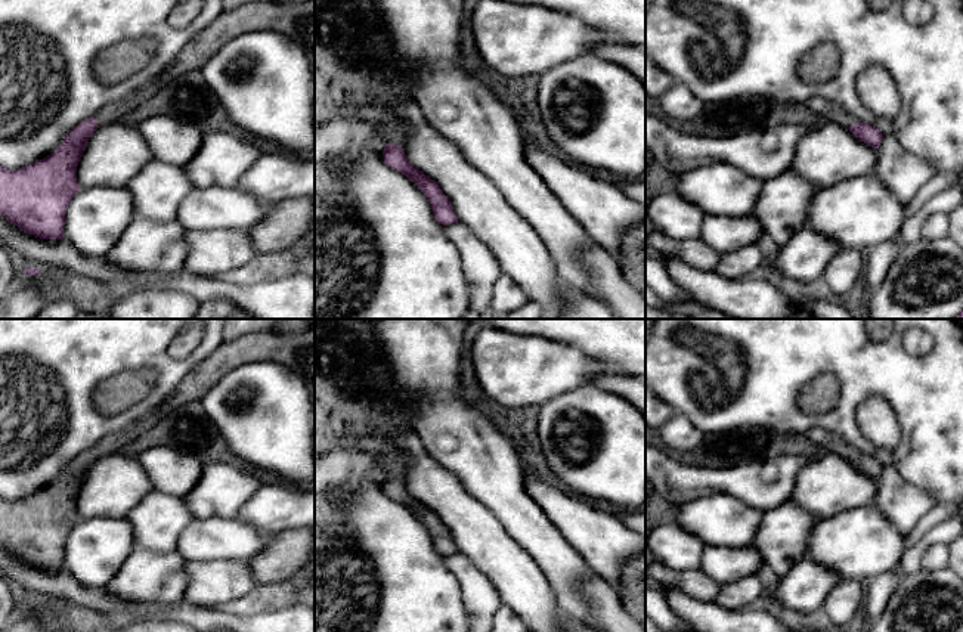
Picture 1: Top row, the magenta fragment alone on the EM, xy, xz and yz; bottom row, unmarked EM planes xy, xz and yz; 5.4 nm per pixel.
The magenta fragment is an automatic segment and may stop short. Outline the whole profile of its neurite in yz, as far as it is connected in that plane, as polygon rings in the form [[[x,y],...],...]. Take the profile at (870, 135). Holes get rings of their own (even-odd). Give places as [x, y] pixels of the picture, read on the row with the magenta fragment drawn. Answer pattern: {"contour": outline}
{"contour": [[[818,96],[812,97],[806,105],[817,115],[826,117],[827,121],[833,121],[846,127],[857,139],[874,149],[879,149],[883,134],[874,126],[860,123],[855,117],[849,115],[840,105]]]}

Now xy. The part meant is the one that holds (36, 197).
{"contour": [[[154,80],[81,121],[46,158],[18,170],[0,165],[0,213],[4,219],[40,239],[64,238],[66,208],[80,190],[77,165],[89,137],[152,97],[162,81]]]}

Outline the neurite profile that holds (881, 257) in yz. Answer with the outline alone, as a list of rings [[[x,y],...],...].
[[[883,242],[868,250],[864,278],[868,291],[873,292],[885,279],[892,261],[901,250],[892,242]]]

